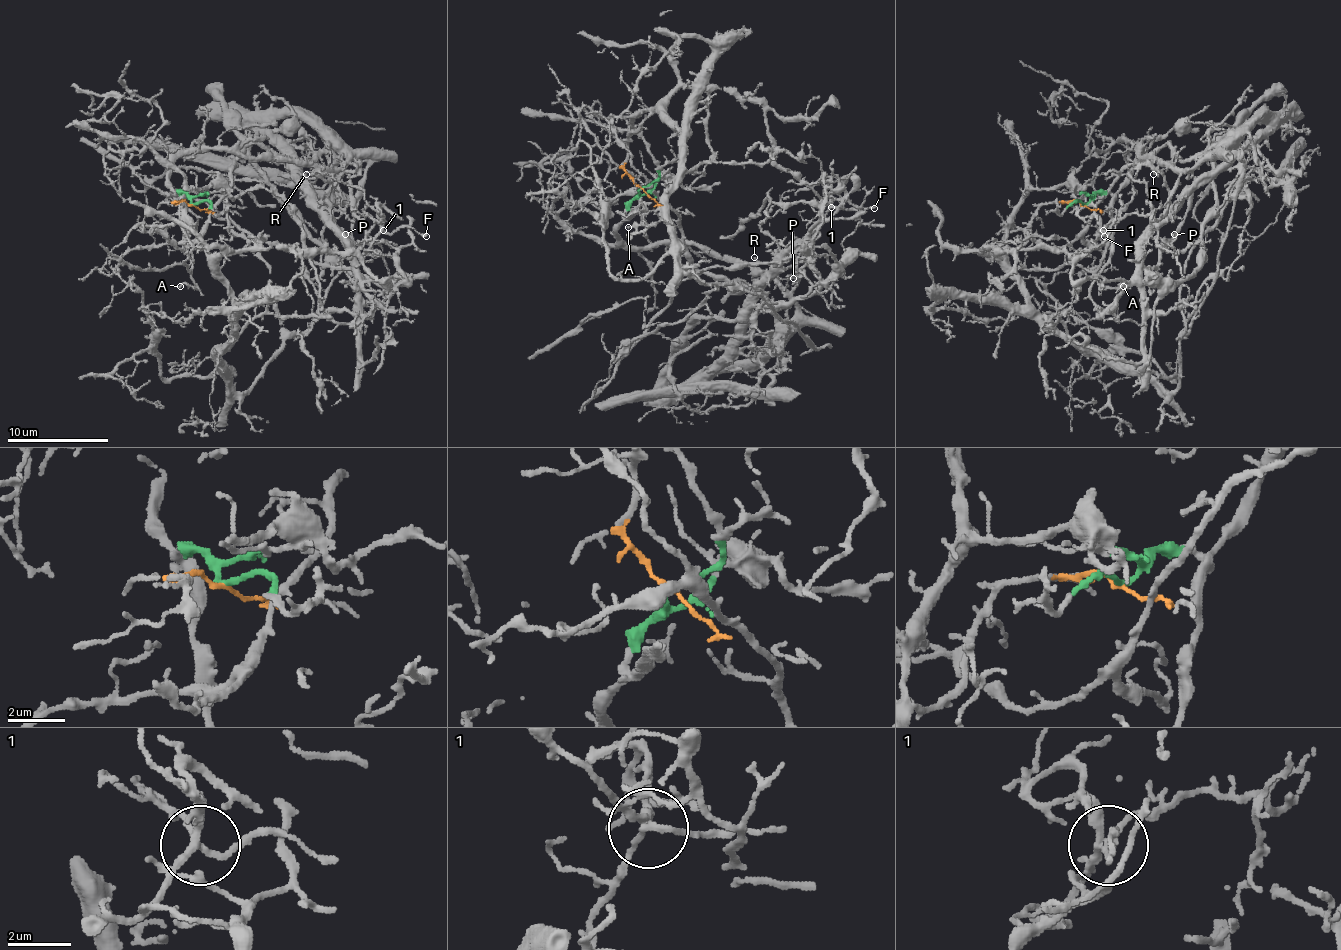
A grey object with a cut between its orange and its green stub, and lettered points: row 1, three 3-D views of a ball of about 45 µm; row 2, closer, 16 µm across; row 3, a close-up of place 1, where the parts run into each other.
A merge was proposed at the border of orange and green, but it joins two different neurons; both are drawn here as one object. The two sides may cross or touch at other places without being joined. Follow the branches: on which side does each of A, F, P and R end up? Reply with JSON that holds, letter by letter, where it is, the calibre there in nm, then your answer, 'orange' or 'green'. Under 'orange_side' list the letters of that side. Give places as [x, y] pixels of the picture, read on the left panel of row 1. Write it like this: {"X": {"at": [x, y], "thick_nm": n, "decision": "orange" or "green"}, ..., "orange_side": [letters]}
{"A": {"at": [180, 286], "thick_nm": 160, "decision": "green"}, "F": {"at": [426, 236], "thick_nm": 160, "decision": "green"}, "P": {"at": [345, 234], "thick_nm": 160, "decision": "green"}, "R": {"at": [306, 174], "thick_nm": 140, "decision": "green"}, "orange_side": []}

